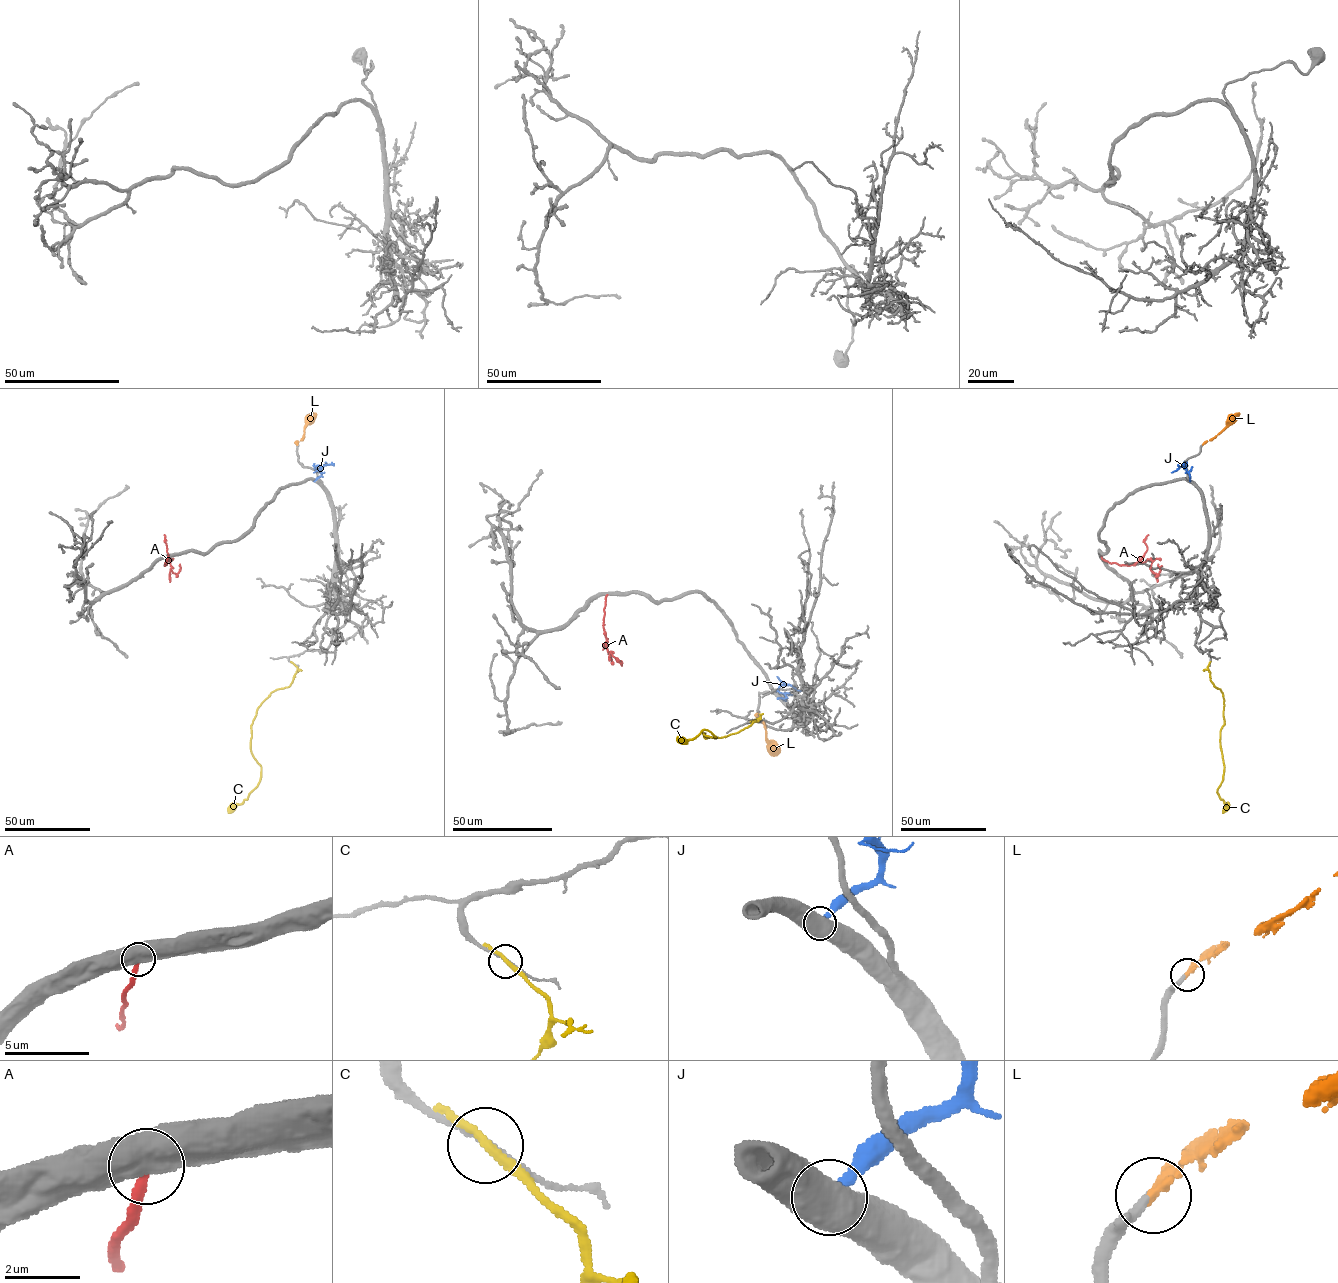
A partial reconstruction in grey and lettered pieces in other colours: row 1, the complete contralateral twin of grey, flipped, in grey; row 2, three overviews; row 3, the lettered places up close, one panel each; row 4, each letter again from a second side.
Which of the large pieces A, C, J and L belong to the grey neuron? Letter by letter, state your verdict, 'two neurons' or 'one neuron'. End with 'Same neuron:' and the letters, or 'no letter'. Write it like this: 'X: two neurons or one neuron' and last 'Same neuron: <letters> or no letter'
A: two neurons
C: two neurons
J: two neurons
L: one neuron
Same neuron: L

